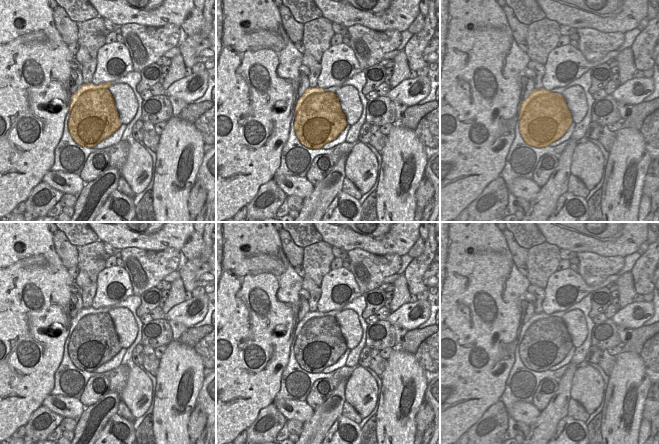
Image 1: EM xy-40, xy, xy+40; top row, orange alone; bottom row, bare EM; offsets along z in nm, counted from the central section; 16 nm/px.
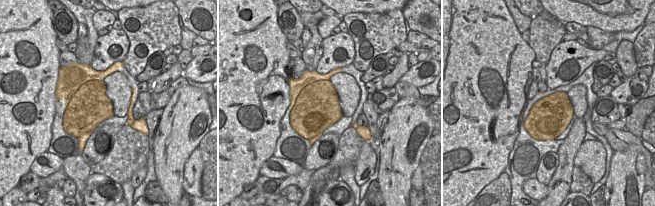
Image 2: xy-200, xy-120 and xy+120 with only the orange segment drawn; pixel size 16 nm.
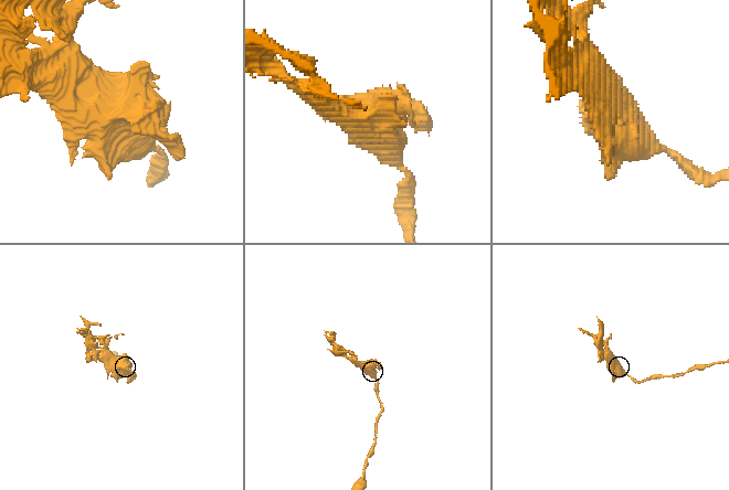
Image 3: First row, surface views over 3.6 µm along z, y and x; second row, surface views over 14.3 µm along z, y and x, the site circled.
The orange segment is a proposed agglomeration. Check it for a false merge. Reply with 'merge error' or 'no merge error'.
merge error

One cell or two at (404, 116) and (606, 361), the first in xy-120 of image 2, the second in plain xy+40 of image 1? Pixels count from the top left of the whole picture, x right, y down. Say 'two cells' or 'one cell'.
two cells

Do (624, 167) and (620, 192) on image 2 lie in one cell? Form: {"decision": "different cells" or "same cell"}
{"decision": "same cell"}

